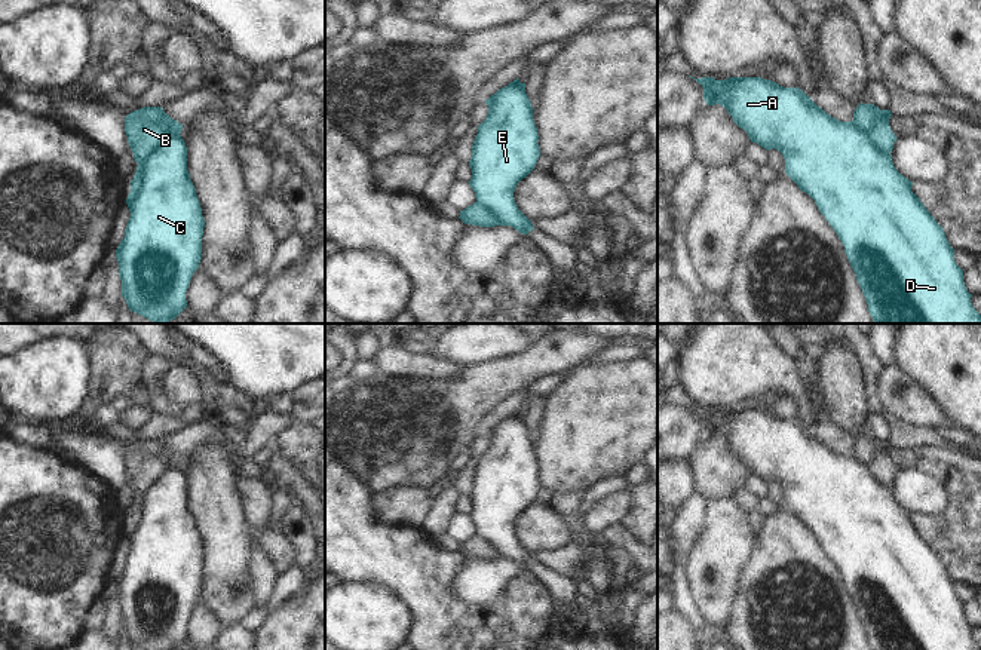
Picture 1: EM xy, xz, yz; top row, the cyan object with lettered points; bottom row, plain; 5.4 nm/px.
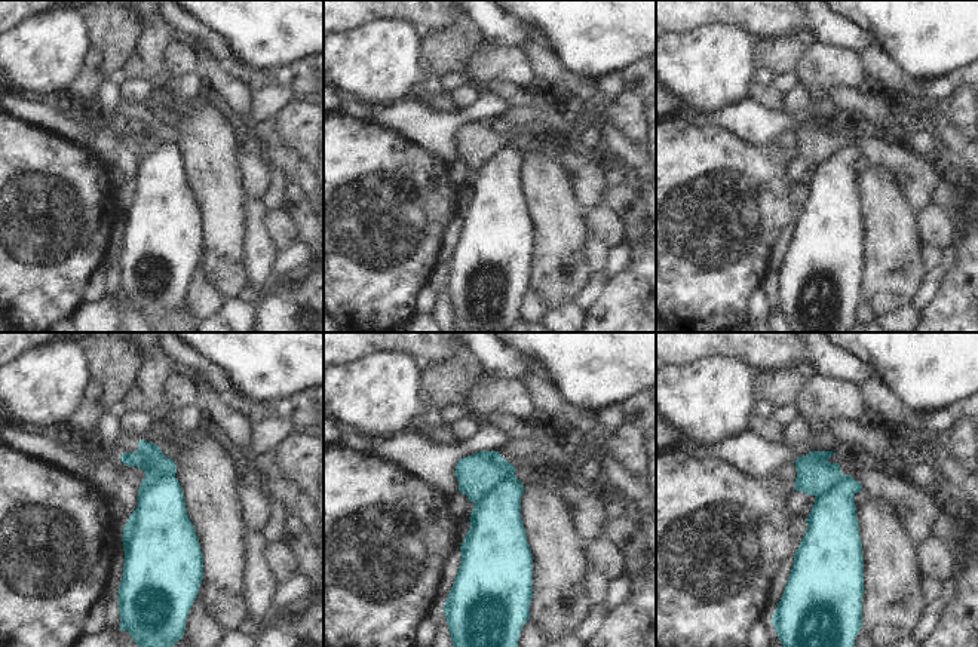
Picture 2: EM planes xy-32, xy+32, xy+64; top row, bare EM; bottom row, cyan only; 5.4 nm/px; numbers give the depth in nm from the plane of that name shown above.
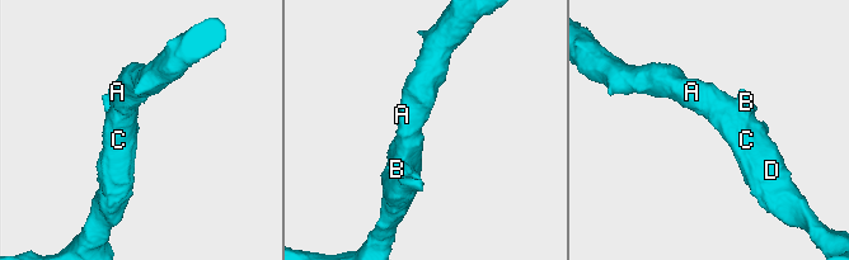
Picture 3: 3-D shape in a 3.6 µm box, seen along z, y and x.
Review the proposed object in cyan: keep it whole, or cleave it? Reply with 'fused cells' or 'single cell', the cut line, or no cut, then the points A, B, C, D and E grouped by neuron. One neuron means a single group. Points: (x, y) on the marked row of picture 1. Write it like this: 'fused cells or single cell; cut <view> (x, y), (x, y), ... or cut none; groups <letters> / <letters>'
fused cells; cut xy (178, 134), (165, 138), (138, 163); groups A C D E / B

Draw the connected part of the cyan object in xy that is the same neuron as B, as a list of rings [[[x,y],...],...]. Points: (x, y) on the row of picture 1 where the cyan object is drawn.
[[[144,107],[125,117],[125,132],[137,163],[156,150],[165,138],[178,137],[183,125],[171,119],[162,107]]]

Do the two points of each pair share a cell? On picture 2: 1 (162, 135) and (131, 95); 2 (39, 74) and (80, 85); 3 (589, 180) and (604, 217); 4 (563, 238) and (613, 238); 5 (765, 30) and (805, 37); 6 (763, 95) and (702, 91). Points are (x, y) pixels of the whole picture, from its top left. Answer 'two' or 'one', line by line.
1: two
2: two
3: two
4: two
5: two
6: two

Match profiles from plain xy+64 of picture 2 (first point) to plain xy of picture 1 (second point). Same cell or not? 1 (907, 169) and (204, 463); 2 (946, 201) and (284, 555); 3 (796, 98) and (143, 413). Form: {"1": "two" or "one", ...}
{"1": "two", "2": "two", "3": "one"}

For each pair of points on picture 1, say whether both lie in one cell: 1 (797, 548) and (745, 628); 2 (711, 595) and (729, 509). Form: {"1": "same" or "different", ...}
{"1": "same", "2": "same"}

